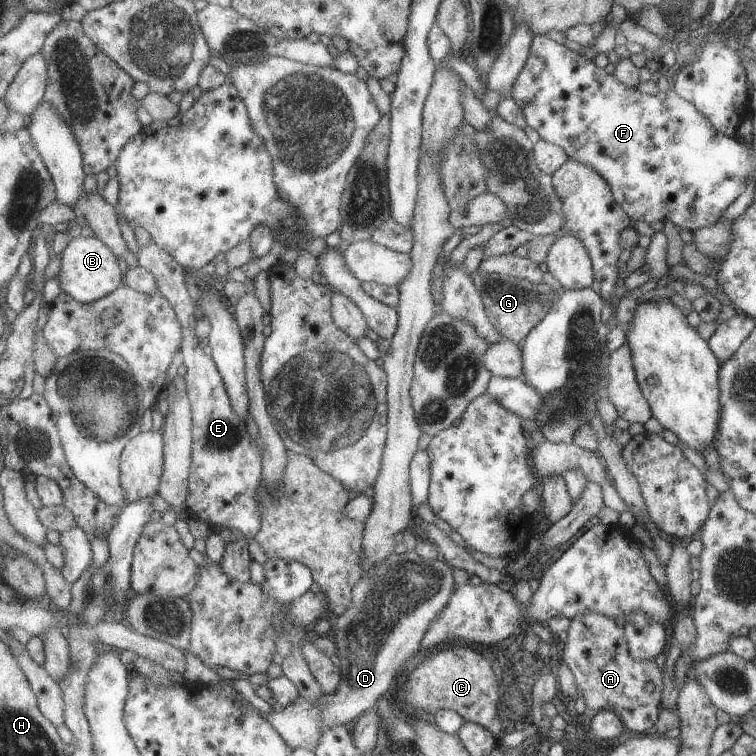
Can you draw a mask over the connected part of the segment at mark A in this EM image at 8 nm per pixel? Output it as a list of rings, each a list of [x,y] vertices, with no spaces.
[[[595,612],[577,614],[570,619],[567,637],[562,649],[562,663],[571,670],[578,691],[582,692],[585,706],[589,710],[611,710],[629,731],[633,733],[653,733],[653,726],[660,709],[660,694],[662,685],[662,671],[658,670],[654,661],[633,660],[627,650],[623,628],[616,625],[612,618]]]

